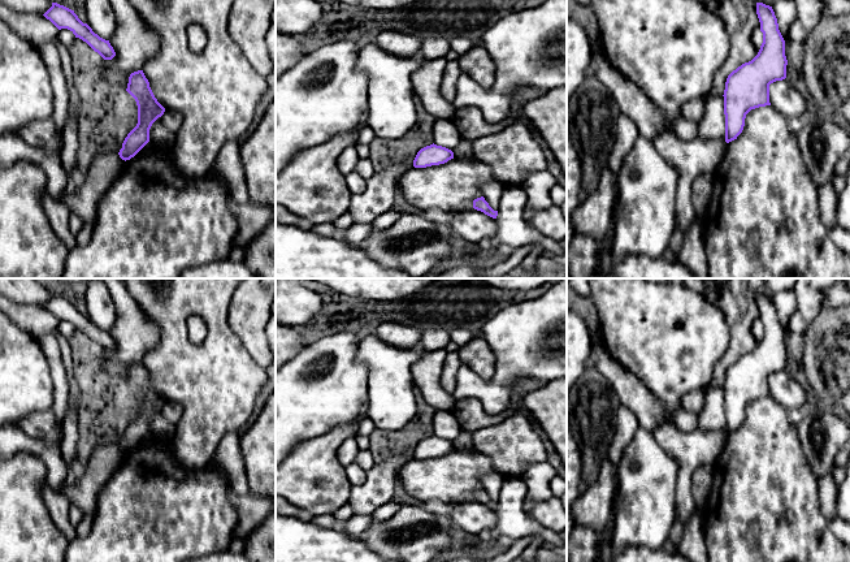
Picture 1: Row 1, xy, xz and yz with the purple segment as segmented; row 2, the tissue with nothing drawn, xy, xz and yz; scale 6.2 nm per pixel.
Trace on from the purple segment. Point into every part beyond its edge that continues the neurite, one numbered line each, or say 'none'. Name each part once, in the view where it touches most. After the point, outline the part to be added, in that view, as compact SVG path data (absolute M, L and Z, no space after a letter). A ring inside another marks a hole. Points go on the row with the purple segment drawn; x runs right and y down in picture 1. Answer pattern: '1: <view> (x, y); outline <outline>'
none

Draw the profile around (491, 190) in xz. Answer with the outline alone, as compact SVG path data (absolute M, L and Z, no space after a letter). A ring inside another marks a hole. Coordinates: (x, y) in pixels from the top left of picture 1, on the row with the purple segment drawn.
M498 180L487 181L481 185L482 196L494 211L498 211L499 208L503 190L504 185Z

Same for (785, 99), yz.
M786 79L769 85L769 103L782 116L789 118L808 118L814 111L811 103Z

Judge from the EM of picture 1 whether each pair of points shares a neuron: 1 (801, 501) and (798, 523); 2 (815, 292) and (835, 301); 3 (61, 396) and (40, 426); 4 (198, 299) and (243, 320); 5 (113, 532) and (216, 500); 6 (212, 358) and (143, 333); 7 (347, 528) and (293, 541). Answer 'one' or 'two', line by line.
1: one
2: two
3: two
4: two
5: one
6: two
7: two

